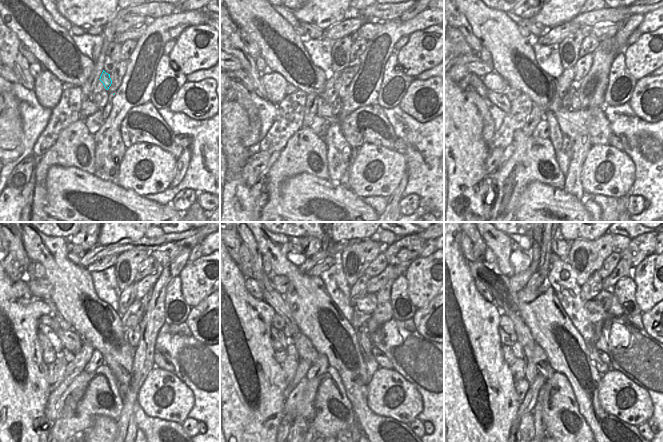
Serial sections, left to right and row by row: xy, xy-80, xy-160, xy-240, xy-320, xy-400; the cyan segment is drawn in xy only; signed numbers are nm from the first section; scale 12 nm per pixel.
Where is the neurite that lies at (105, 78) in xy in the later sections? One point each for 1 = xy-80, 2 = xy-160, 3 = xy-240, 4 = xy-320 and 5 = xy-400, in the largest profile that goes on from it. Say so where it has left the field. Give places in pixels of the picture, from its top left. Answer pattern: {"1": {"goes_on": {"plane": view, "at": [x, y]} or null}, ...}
{"1": {"goes_on": {"plane": "xy-80", "at": [341, 89]}}, "2": {"goes_on": {"plane": "xy-160", "at": [575, 105]}}, "3": {"goes_on": {"plane": "xy-240", "at": [132, 336]}}, "4": {"goes_on": {"plane": "xy-320", "at": [365, 344]}}, "5": {"goes_on": {"plane": "xy-400", "at": [601, 367]}}}

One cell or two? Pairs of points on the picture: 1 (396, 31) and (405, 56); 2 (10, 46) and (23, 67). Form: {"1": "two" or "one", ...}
{"1": "two", "2": "one"}

